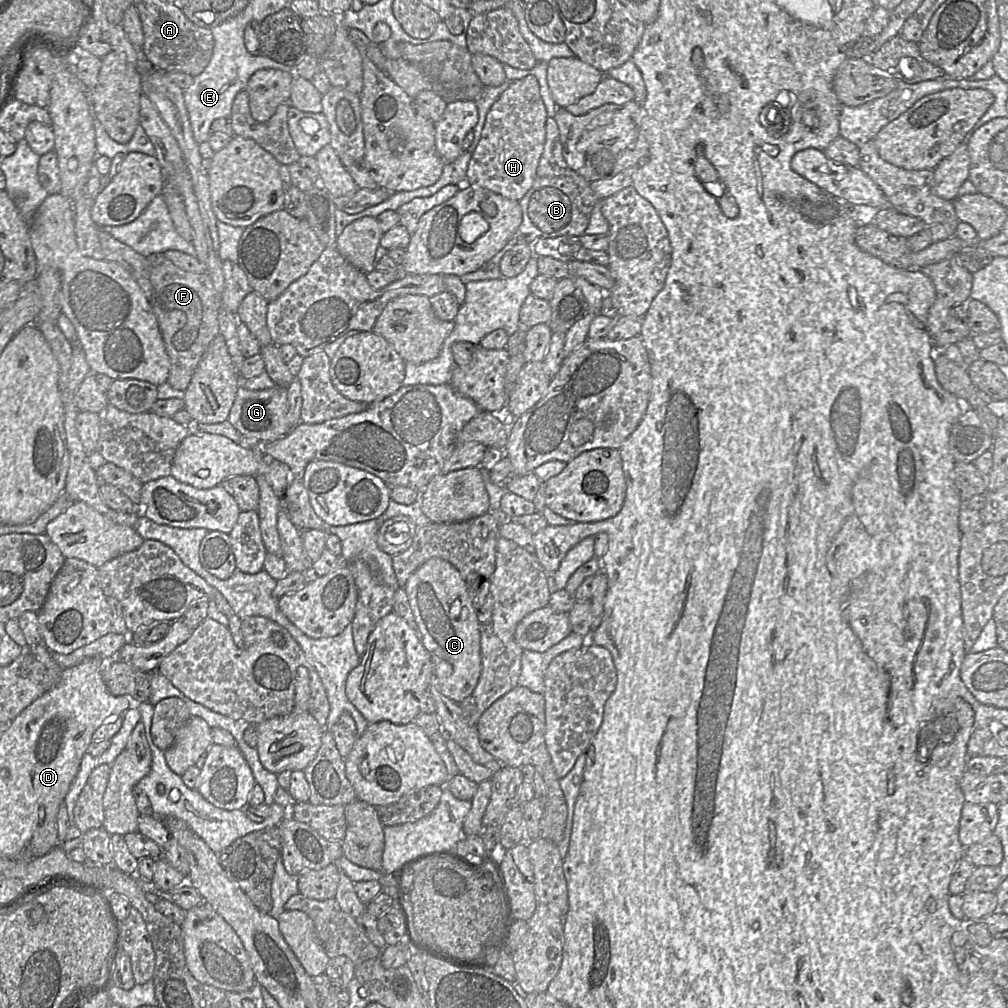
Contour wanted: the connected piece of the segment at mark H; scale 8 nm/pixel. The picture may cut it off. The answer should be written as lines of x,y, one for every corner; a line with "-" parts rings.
529,75
511,82
487,113
481,138
467,169
469,185
519,201
532,187
546,139
548,115
538,79

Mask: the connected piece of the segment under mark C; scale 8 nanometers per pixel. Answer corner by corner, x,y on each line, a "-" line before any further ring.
432,558
411,574
404,589
417,631
432,659
435,688
461,703
473,692
482,669
478,611
473,607
466,583
451,563

